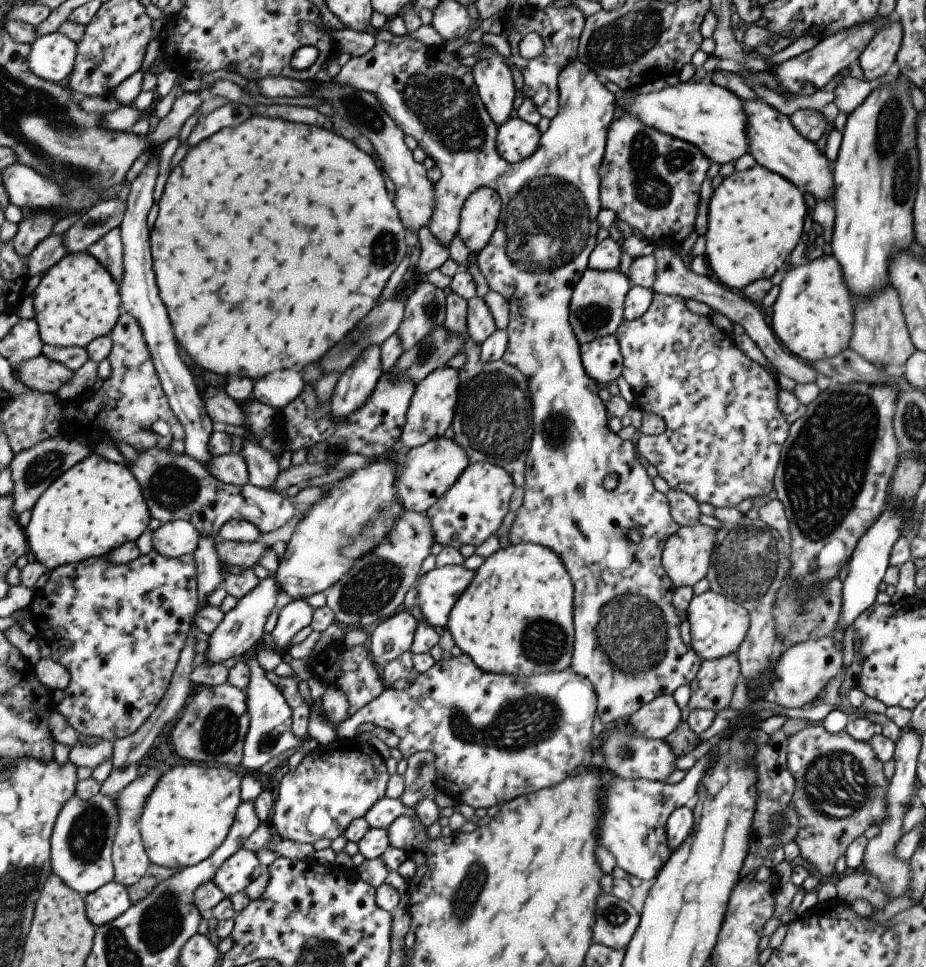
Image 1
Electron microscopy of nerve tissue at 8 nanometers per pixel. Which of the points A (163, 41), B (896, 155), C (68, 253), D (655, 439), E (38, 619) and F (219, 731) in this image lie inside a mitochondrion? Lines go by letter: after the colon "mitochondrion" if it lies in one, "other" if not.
A: other
B: mitochondrion
C: other
D: other
E: other
F: mitochondrion

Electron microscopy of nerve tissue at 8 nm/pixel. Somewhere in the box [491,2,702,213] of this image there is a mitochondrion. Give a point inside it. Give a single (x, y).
(621, 44)

